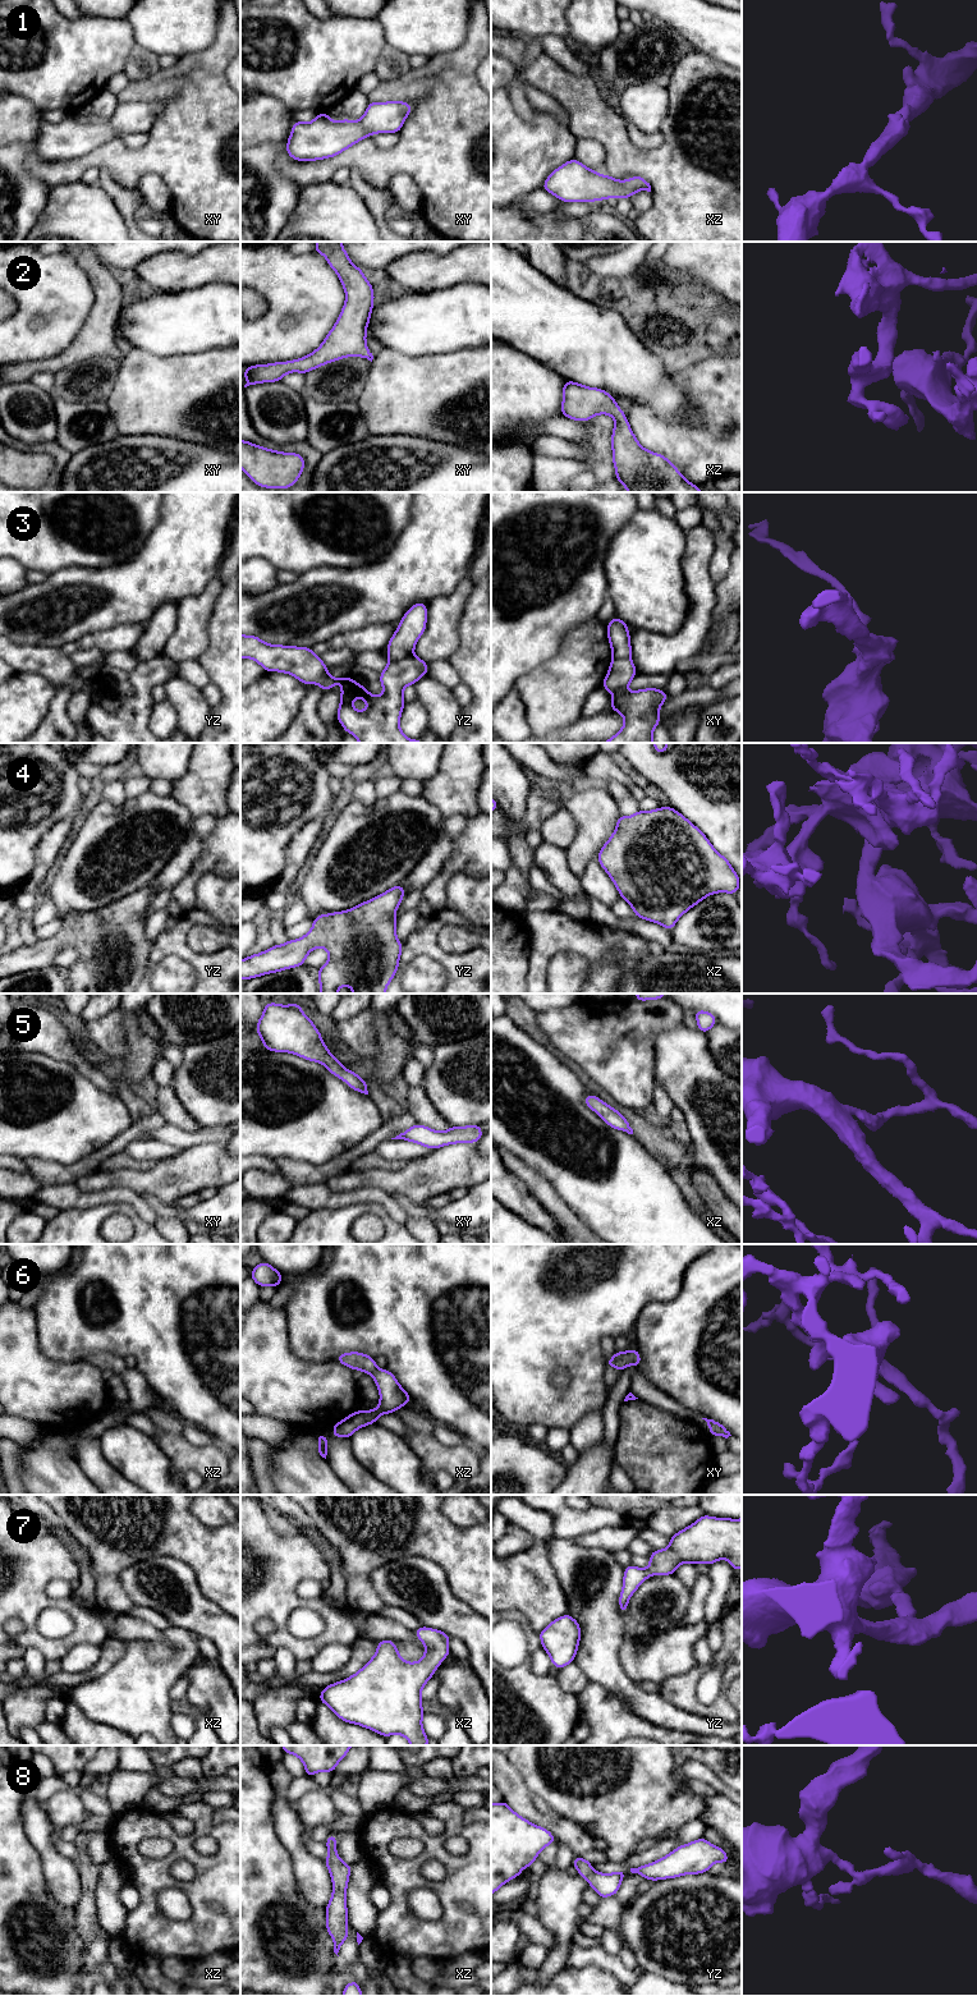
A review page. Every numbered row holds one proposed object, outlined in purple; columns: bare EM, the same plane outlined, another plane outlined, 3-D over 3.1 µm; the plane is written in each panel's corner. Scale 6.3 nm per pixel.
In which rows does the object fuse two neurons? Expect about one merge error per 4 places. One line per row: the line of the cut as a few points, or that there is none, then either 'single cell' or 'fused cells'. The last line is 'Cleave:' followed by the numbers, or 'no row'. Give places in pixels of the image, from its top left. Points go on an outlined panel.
1: no cut; single cell
2: no cut; single cell
3: cut in yz along (412, 654), (389, 661); fused cells
4: no cut; single cell
5: no cut; single cell
6: no cut; single cell
7: no cut; single cell
8: no cut; single cell
Cleave: 3

